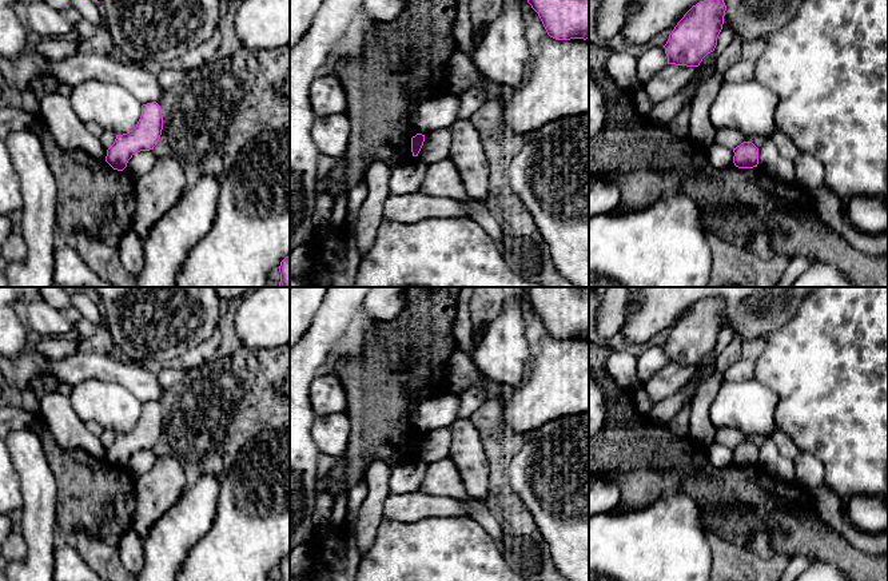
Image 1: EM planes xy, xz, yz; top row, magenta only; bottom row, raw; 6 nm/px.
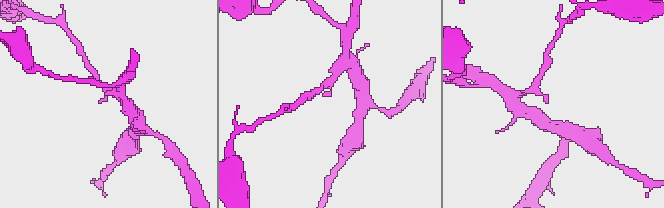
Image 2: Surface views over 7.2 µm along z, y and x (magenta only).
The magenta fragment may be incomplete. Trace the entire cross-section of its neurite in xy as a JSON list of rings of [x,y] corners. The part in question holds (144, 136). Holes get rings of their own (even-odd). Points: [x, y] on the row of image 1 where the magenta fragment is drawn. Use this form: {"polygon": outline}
{"polygon": [[[156,102],[142,106],[142,116],[136,127],[123,135],[116,135],[107,150],[105,162],[118,171],[127,167],[128,160],[140,151],[150,151],[158,144],[163,130],[163,115]]]}

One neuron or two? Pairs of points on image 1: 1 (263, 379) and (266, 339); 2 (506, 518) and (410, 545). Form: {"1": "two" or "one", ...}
{"1": "two", "2": "two"}

